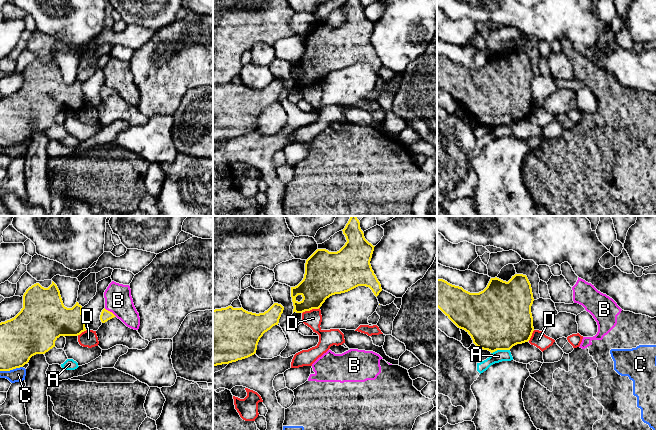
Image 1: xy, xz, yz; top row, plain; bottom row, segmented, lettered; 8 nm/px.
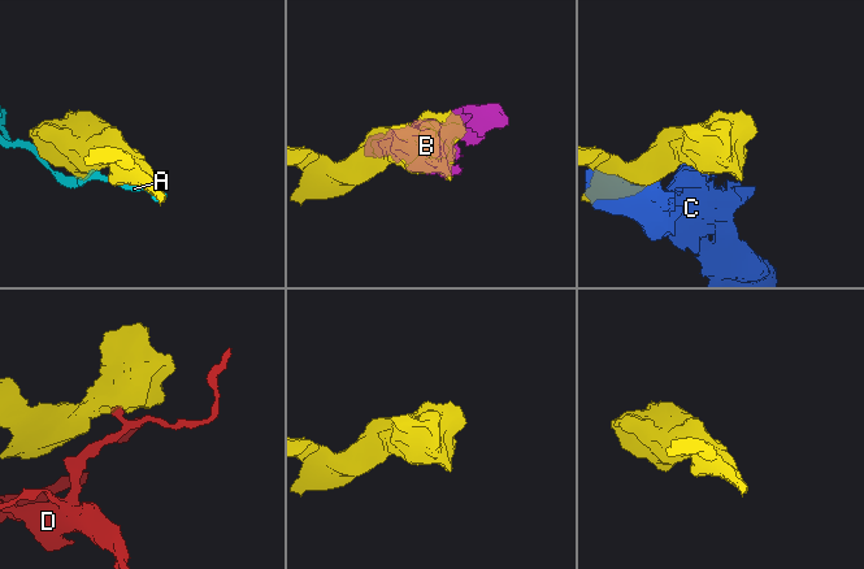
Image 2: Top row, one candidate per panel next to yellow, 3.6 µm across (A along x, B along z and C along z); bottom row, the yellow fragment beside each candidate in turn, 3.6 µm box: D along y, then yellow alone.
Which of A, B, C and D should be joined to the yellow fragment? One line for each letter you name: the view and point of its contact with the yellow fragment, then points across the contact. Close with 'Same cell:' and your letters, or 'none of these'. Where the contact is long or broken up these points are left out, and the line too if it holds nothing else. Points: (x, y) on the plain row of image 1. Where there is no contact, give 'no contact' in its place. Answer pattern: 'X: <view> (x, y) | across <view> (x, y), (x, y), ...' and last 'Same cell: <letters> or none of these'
Same cell: none of these

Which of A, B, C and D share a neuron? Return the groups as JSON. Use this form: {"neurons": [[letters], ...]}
{"neurons": [["A"], ["B", "C"], ["D"]]}

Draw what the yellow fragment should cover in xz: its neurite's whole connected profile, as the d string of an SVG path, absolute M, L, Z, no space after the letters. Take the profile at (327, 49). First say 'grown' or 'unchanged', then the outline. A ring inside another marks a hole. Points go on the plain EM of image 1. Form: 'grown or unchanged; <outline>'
unchanged; M346 0L342 7L347 18L339 27L317 25L306 36L303 56L297 62L291 63L293 89L319 85L330 72L348 68L358 62L369 63L376 73L382 67L370 40L375 22L365 15L360 0Z

